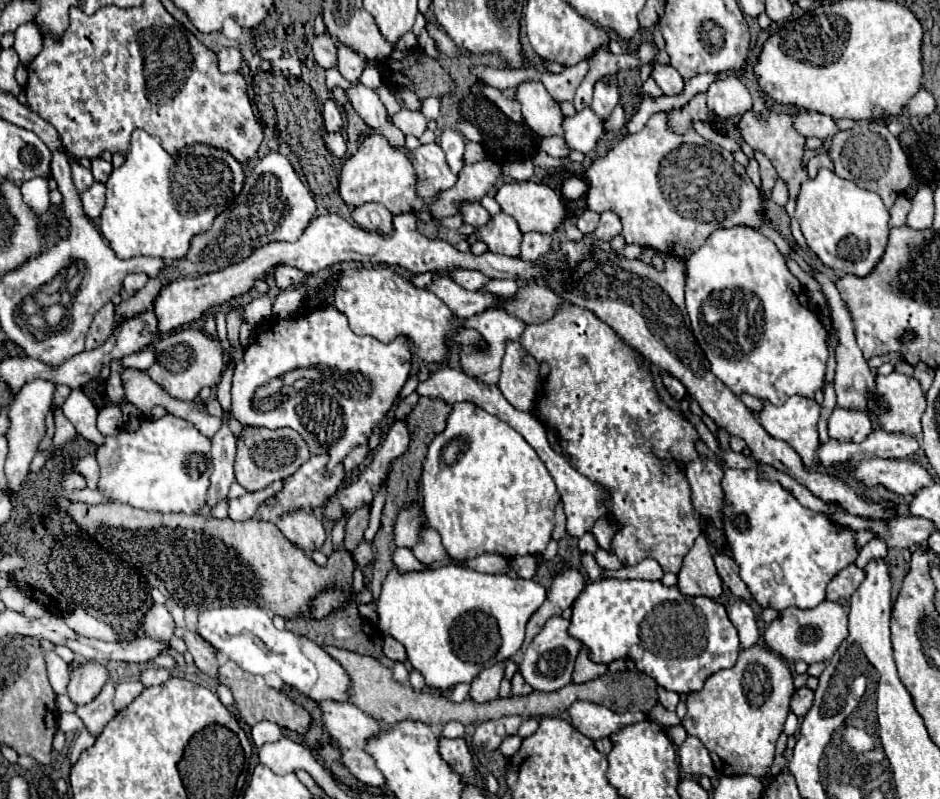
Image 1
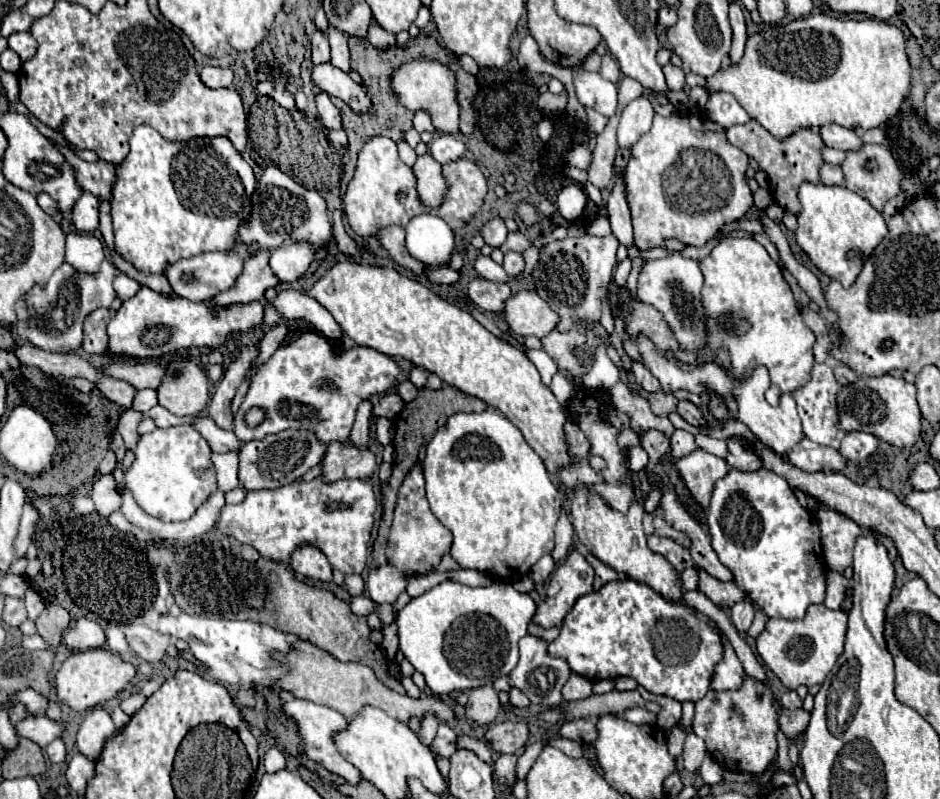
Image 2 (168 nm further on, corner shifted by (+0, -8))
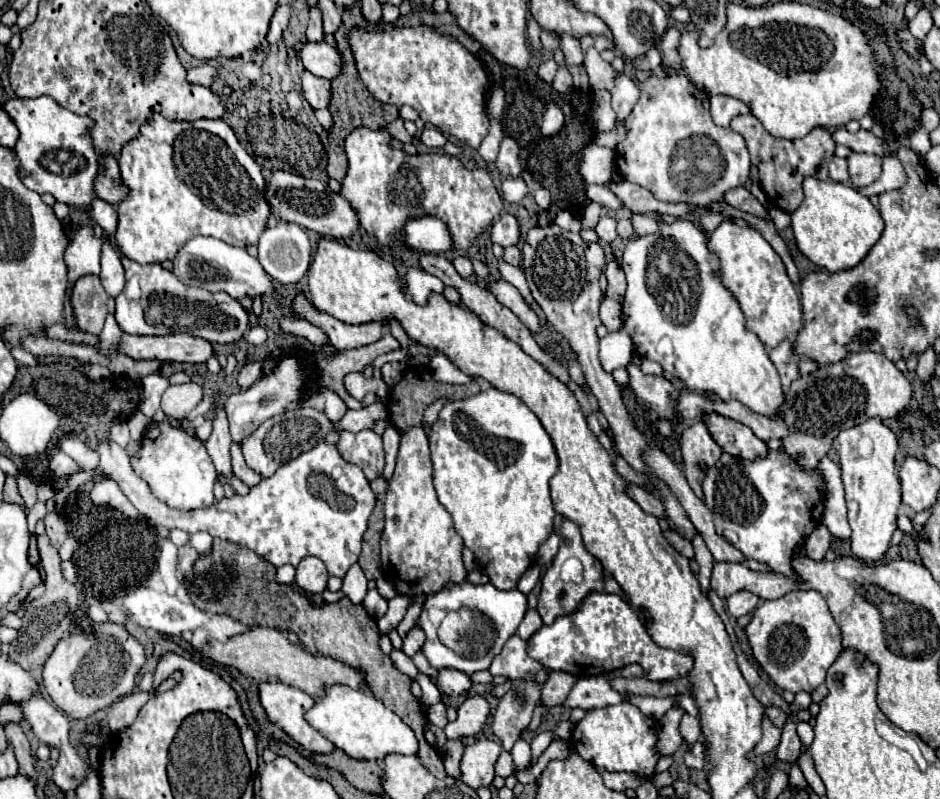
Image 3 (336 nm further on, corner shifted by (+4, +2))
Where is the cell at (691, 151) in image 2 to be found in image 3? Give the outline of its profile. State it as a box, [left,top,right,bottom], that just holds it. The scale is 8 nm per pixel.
[616,28,750,208]

